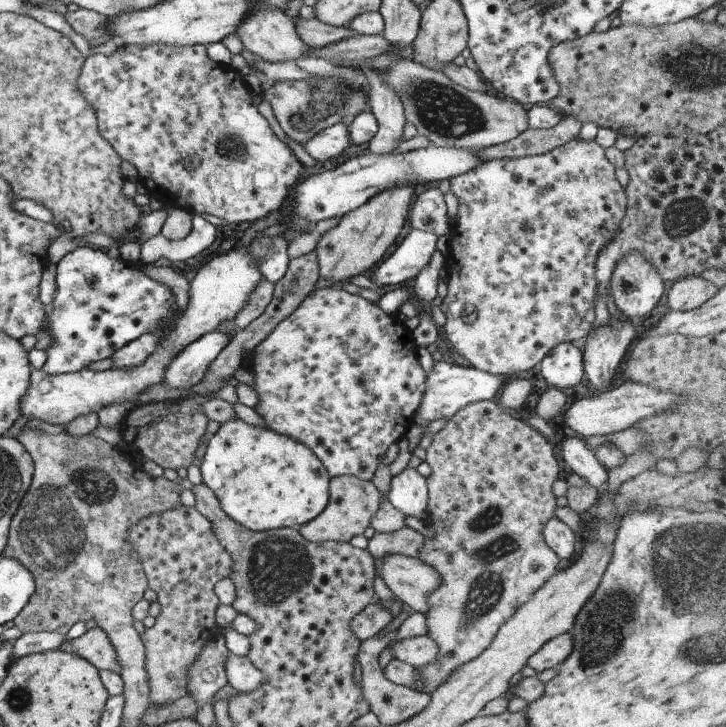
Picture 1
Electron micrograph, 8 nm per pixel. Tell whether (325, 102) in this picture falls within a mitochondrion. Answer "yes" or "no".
yes

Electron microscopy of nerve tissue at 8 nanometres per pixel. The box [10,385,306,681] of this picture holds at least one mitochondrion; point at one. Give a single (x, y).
(54, 532)

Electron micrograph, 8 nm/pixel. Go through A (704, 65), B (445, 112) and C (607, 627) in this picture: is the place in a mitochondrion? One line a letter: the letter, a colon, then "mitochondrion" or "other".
A: mitochondrion
B: mitochondrion
C: mitochondrion

